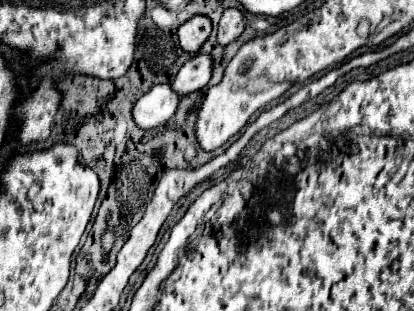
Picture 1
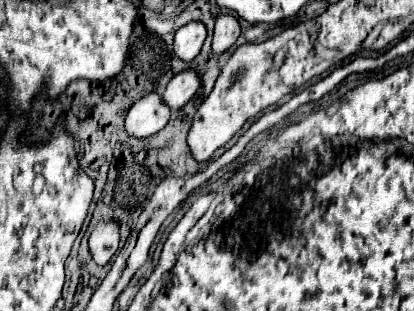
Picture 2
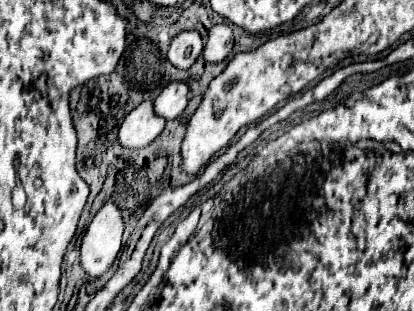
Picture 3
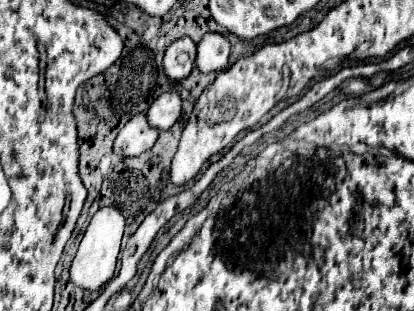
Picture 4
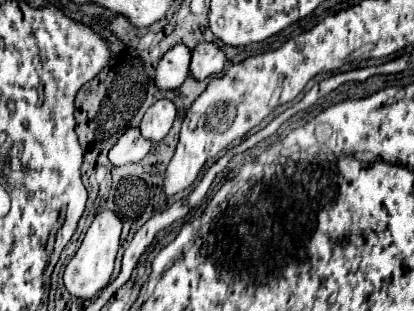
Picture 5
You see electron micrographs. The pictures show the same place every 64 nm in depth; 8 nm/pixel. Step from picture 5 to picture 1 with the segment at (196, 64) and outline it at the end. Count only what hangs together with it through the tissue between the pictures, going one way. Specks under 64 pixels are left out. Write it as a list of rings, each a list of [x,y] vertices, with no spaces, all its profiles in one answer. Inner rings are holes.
[[[240,8],[224,10],[218,24],[218,42],[222,46],[228,46],[244,32],[244,28],[246,28],[246,18],[244,18],[244,12],[240,12]]]

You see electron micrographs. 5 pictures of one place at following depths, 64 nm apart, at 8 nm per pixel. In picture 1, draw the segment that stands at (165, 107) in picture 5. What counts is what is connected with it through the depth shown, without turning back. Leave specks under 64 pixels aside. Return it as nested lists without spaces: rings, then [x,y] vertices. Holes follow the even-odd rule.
[[[194,54],[172,80],[172,88],[186,96],[208,84],[212,76],[212,54]]]

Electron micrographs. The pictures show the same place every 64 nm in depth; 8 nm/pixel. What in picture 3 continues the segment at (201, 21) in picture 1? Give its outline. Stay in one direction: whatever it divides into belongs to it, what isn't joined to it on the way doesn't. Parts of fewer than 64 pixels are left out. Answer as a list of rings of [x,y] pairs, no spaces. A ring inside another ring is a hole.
[[[198,30],[178,32],[172,38],[172,44],[170,44],[170,50],[168,50],[168,60],[176,68],[186,70],[196,62],[196,58],[200,56],[202,48],[204,48],[204,40],[202,40]]]

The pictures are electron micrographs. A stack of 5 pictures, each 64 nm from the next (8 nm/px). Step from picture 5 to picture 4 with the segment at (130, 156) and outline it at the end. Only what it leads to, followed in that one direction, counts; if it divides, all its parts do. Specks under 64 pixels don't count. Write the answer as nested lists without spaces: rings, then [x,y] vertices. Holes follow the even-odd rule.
[[[146,112],[132,116],[124,128],[118,132],[114,142],[114,152],[122,156],[140,156],[150,150],[158,138],[158,128],[148,124]]]

